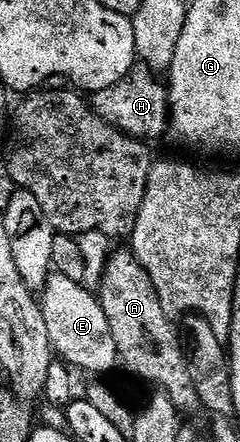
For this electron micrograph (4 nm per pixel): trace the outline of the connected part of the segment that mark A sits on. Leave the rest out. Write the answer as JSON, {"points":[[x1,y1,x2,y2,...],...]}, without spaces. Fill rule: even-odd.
{"points":[[131,251,112,252,103,272,103,282,97,286,97,296,103,304,105,319,113,330,113,340,117,342,120,362,131,373,136,373,143,381,159,385,179,408,180,414,187,415,200,408,199,396,191,379,191,366,185,345,179,342,180,330,176,322,167,316,161,307,161,299,149,277,149,271,141,265]]}

